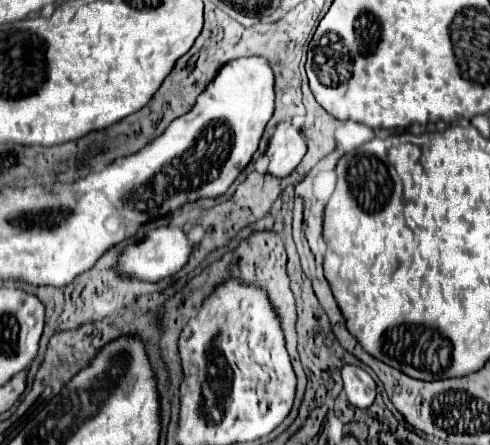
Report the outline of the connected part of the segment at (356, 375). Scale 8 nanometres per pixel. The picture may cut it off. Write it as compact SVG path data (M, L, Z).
M345 365L341 369L345 395L351 405L359 409L367 409L375 401L375 381L367 371L357 365Z

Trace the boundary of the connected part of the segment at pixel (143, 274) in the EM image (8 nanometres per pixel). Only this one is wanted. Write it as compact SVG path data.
M157 227L151 229L147 233L147 237L143 241L139 241L137 245L127 245L123 249L123 253L117 259L117 269L121 273L129 273L135 279L141 281L159 281L163 277L175 275L179 269L183 269L183 265L187 265L189 257L193 255L195 245L189 241L187 233L179 227Z

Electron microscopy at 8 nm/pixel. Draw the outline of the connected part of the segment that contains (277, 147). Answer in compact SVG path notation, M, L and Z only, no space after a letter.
M279 123L265 151L269 157L267 173L273 177L287 177L299 165L305 151L303 135L291 123Z

